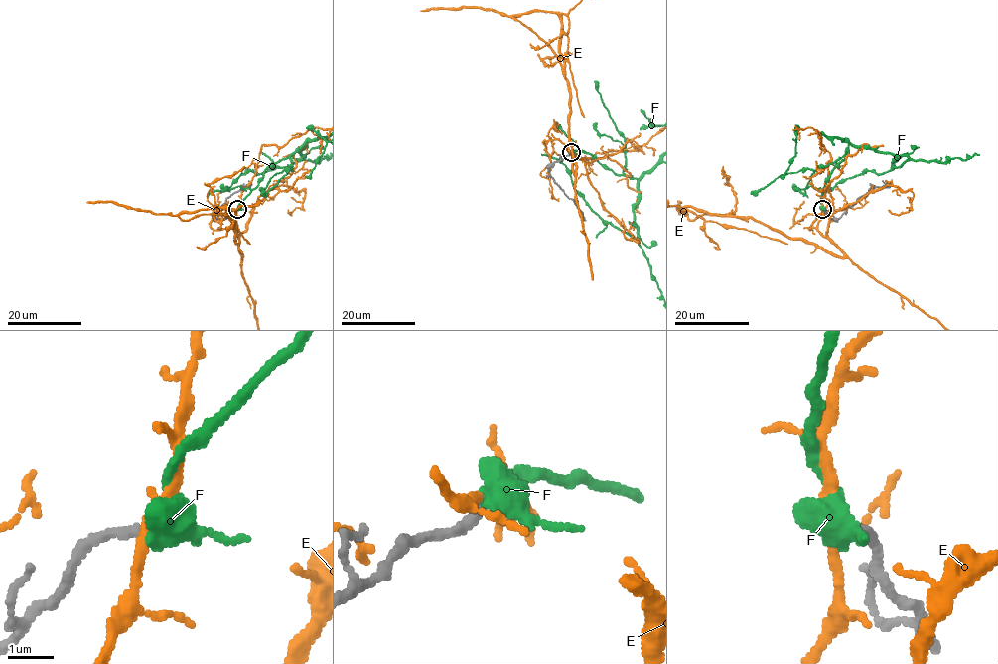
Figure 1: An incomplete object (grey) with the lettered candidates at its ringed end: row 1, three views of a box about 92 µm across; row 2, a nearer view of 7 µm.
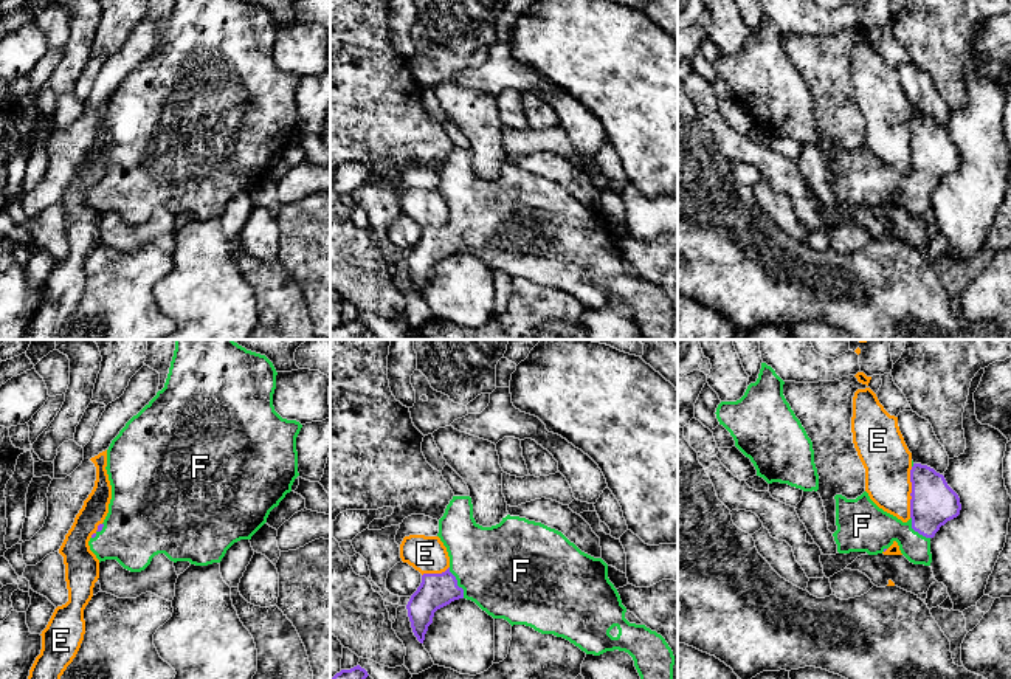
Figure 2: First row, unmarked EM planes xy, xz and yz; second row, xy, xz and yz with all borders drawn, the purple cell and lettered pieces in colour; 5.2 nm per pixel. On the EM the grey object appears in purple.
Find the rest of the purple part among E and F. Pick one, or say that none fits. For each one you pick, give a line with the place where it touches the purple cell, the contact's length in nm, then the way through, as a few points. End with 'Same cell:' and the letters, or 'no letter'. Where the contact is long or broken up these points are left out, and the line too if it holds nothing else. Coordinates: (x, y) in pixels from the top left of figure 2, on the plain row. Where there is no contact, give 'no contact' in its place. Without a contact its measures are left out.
F: contact xz (456, 236); length 180 nm
Same cell: F

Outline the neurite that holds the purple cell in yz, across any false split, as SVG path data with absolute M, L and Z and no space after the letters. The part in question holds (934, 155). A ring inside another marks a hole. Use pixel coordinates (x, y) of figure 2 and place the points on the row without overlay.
M912 113L910 172L902 175L879 161L864 144L856 152L836 147L836 178L833 186L839 206L867 205L878 208L895 194L913 217L930 219L930 192L961 163L958 147L943 127Z

